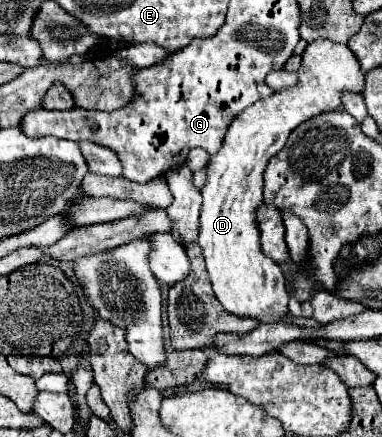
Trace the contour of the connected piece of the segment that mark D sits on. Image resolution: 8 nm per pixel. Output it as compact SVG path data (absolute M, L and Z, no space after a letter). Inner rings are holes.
M315 40L305 48L297 78L296 86L283 90L282 104L275 104L273 93L231 122L223 148L209 160L207 184L201 190L201 236L197 242L203 248L215 296L225 312L239 318L255 318L261 324L281 322L289 312L287 280L279 264L263 256L259 248L255 208L263 202L263 170L299 124L323 112L341 110L341 92L361 94L365 88L365 72L359 60L347 44L333 40Z

